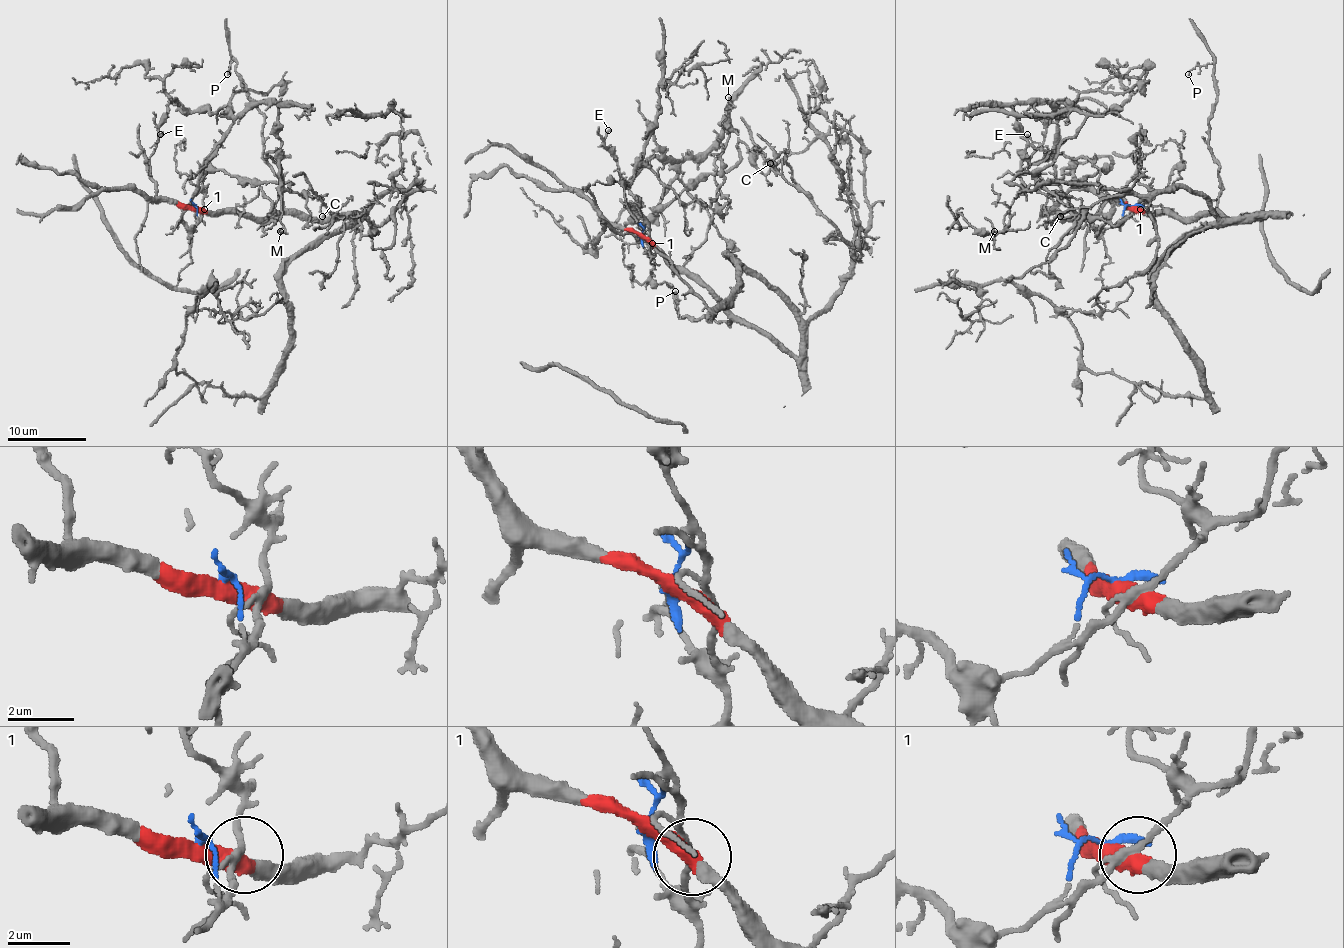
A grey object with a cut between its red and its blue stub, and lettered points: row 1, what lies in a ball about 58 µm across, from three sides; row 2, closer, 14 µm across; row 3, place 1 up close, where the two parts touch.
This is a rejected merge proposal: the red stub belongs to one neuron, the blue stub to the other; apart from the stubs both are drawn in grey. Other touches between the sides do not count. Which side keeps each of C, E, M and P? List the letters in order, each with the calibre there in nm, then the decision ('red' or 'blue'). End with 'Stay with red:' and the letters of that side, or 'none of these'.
C: calibre 140 nm; red
E: calibre 150 nm; blue
M: calibre 130 nm; blue
P: calibre 110 nm; red
Stay with red: C, P

